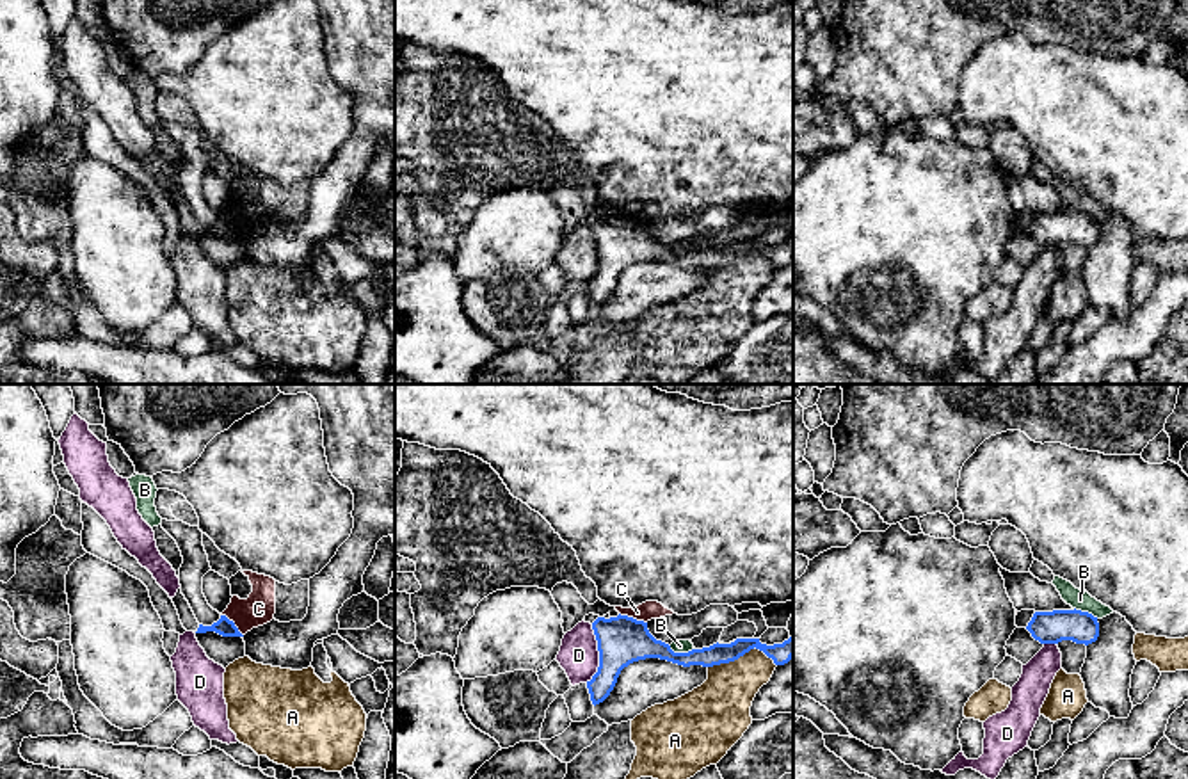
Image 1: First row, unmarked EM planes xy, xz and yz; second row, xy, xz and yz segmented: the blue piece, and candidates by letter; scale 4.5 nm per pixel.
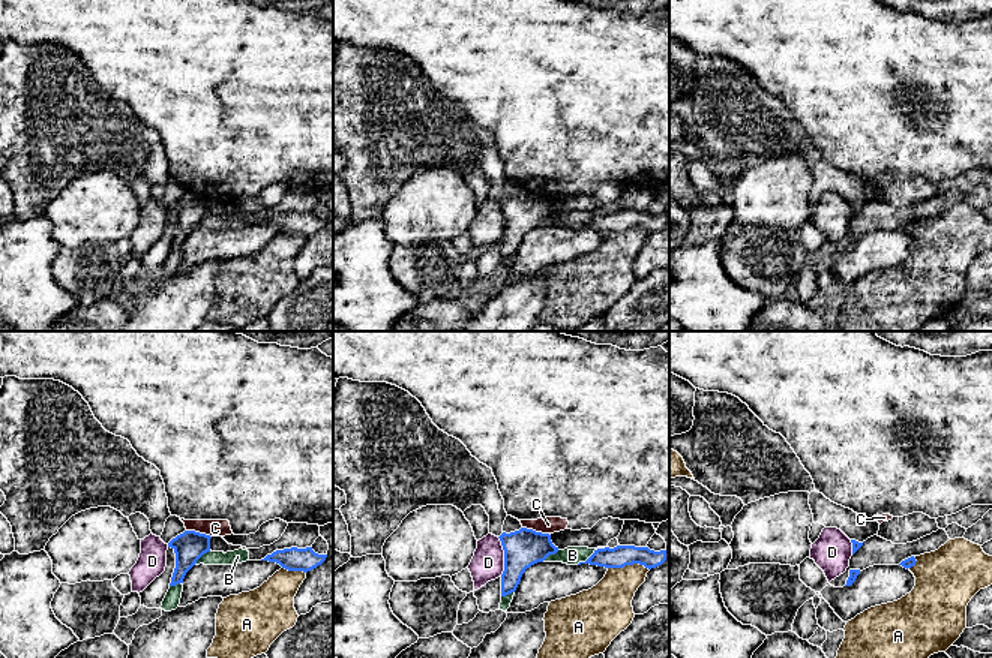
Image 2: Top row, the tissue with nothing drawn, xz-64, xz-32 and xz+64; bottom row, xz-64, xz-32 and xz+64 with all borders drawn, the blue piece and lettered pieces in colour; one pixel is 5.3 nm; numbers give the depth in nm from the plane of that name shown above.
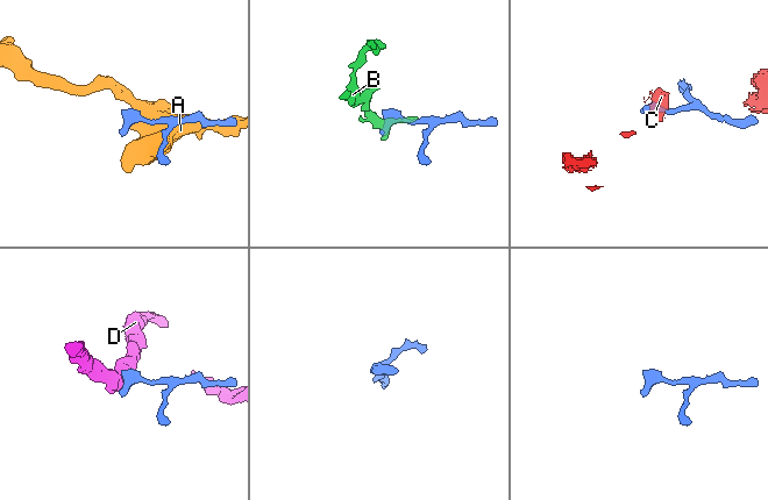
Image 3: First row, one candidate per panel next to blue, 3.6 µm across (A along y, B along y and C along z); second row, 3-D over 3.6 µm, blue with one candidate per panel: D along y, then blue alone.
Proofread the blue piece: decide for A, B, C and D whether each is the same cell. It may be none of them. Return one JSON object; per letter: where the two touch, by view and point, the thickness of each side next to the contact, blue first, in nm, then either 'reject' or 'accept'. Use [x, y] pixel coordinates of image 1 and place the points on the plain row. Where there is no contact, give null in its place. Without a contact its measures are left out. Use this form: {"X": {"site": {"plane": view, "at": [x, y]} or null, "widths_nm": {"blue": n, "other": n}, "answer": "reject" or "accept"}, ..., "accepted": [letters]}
{"A": {"site": {"plane": "xz", "at": [742, 256]}, "widths_nm": {"blue": 100, "other": 260}, "answer": "reject"}, "B": {"site": {"plane": "xz", "at": [682, 255]}, "widths_nm": {"blue": 200, "other": 60}, "answer": "reject"}, "C": {"site": {"plane": "xz", "at": [632, 219]}, "widths_nm": {"blue": 220, "other": 90}, "answer": "reject"}, "D": {"site": {"plane": "xz", "at": [600, 256]}, "widths_nm": {"blue": 220, "other": 180}, "answer": "reject"}, "accepted": []}

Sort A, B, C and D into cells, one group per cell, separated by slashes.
A / B / C / D

